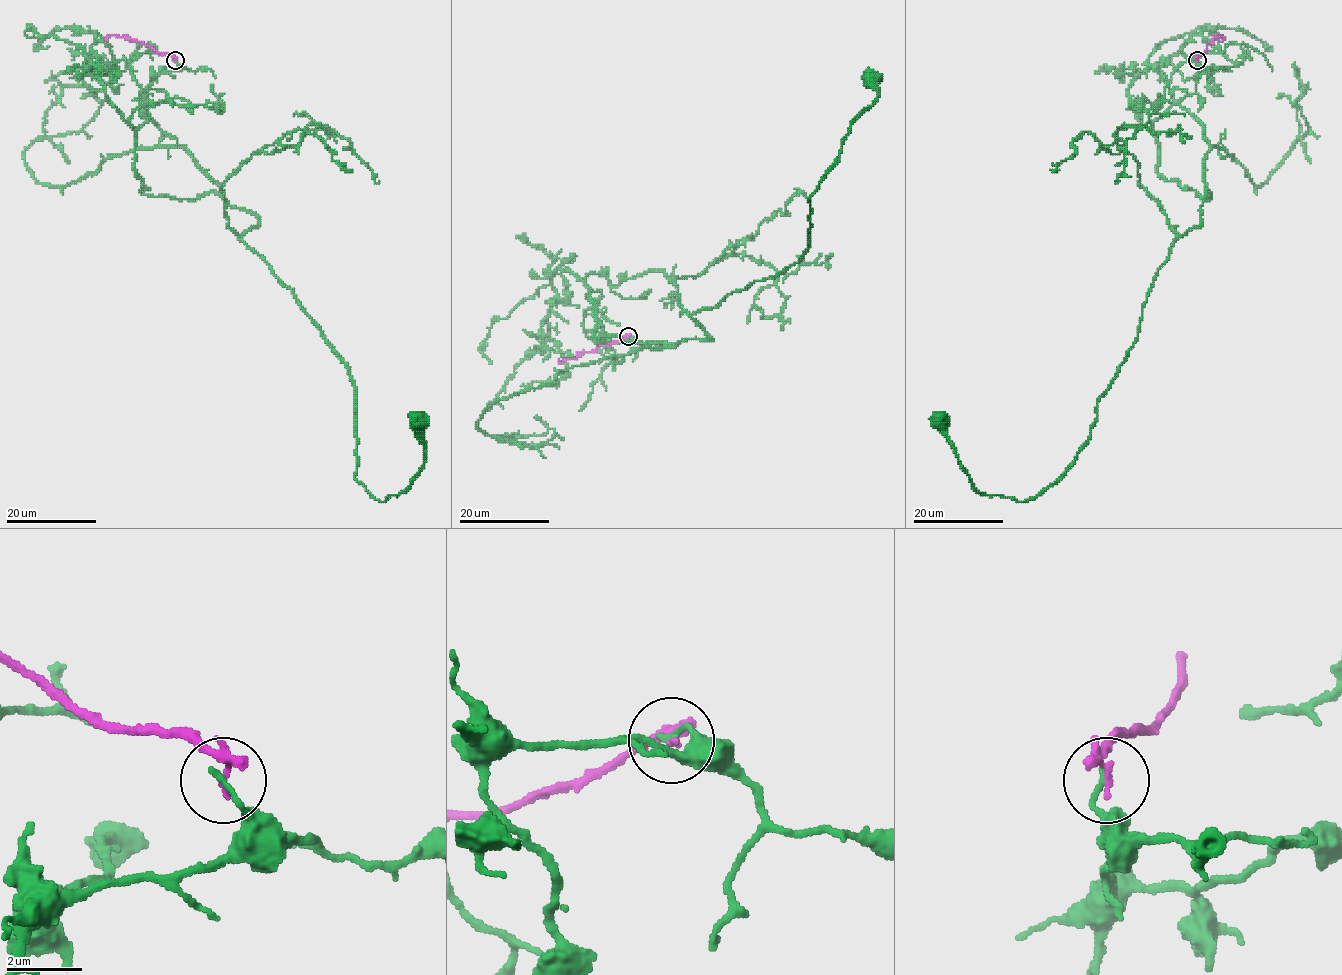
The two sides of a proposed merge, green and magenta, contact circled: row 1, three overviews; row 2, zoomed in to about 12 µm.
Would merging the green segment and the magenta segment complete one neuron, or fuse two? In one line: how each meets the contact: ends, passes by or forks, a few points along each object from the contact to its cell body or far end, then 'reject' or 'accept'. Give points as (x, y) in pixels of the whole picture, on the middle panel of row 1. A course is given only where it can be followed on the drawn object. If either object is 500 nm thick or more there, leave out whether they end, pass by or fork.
green ends | magenta passes by | green via (629, 336), (595, 318), (634, 349), (713, 339), (691, 315), (800, 258), (808, 199), (878, 98), (870, 77) | magenta via (629, 336), (602, 345), (594, 351), (584, 351), (576, 358), (558, 359) | reject

